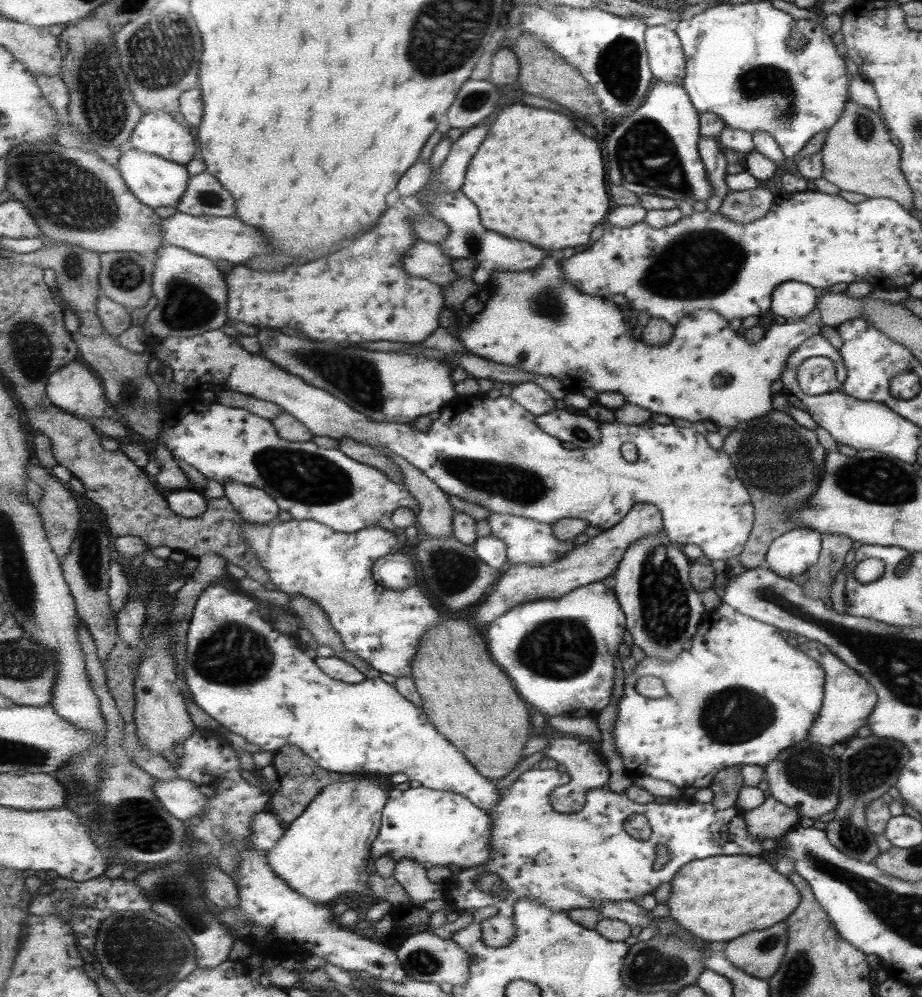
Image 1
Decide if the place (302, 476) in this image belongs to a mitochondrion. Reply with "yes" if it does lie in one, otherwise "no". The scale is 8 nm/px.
yes

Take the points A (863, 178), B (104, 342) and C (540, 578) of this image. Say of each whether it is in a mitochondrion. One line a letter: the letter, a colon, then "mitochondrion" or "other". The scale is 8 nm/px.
A: other
B: other
C: other

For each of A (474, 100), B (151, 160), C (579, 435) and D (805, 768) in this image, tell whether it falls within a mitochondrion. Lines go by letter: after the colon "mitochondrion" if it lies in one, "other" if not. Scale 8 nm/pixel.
A: mitochondrion
B: other
C: mitochondrion
D: mitochondrion

